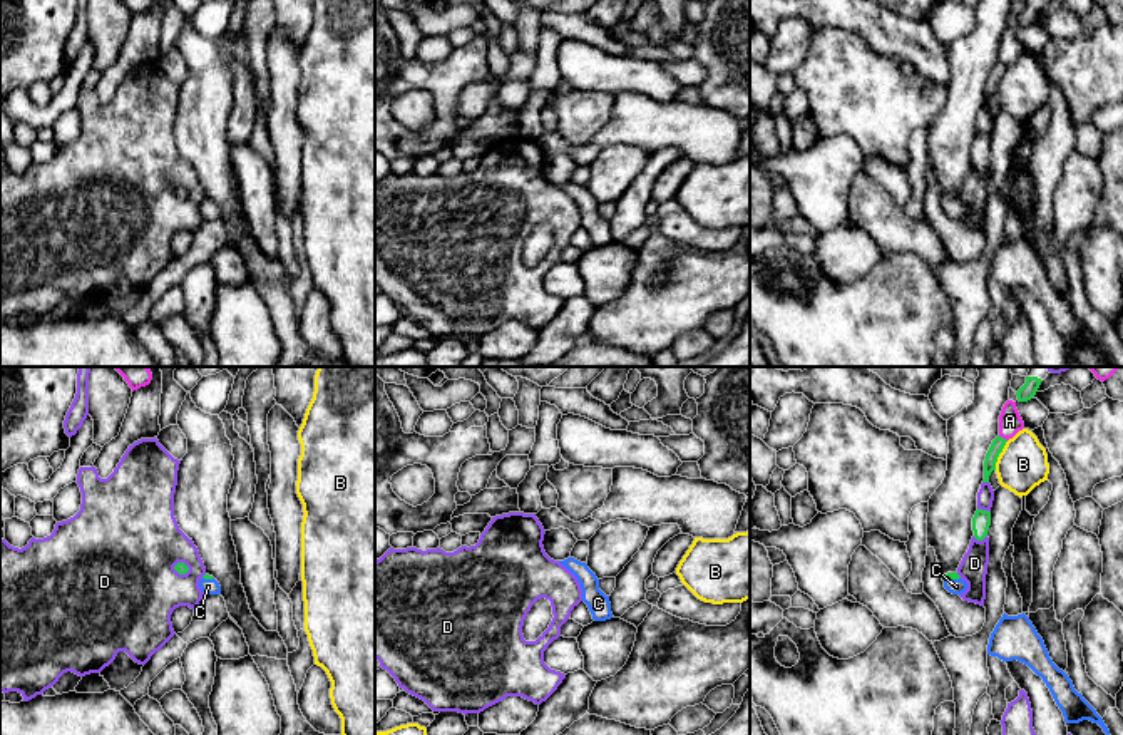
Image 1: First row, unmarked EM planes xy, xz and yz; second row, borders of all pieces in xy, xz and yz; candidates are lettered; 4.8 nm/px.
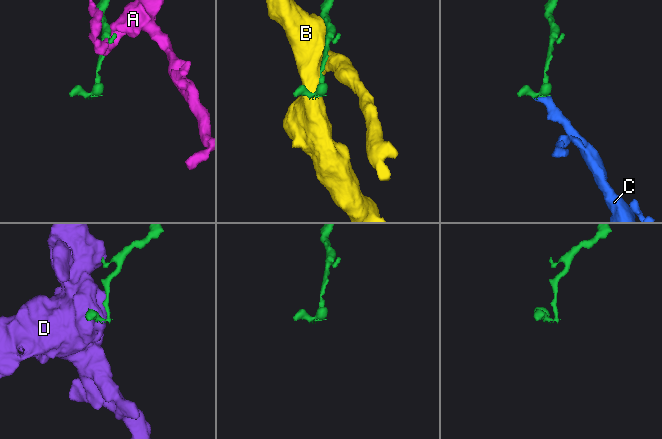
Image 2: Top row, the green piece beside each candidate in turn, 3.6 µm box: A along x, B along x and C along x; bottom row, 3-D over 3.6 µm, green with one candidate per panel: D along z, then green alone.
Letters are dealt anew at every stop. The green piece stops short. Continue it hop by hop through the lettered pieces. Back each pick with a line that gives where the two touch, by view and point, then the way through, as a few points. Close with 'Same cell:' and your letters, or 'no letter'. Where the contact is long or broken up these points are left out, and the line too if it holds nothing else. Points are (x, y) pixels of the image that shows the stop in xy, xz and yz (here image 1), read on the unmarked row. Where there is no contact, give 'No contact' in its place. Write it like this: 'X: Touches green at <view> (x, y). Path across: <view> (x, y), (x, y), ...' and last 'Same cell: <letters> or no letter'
C: Touches green at yz (951, 203). Path across: yz (949, 200), (951, 203), (956, 211)
Same cell: C

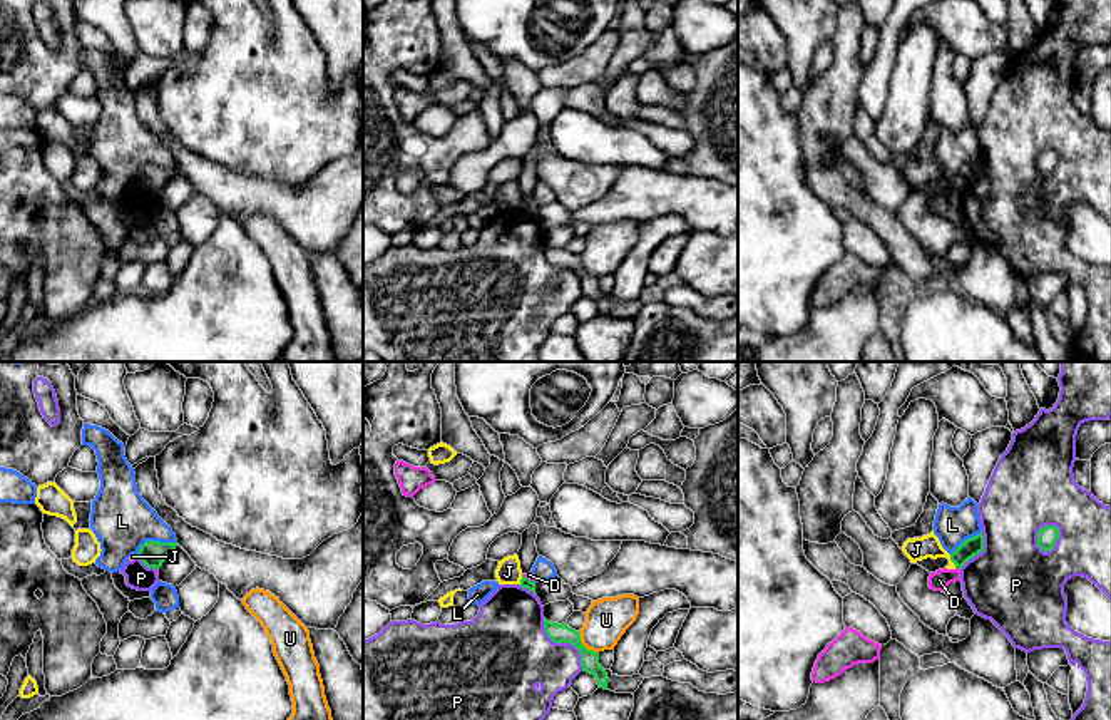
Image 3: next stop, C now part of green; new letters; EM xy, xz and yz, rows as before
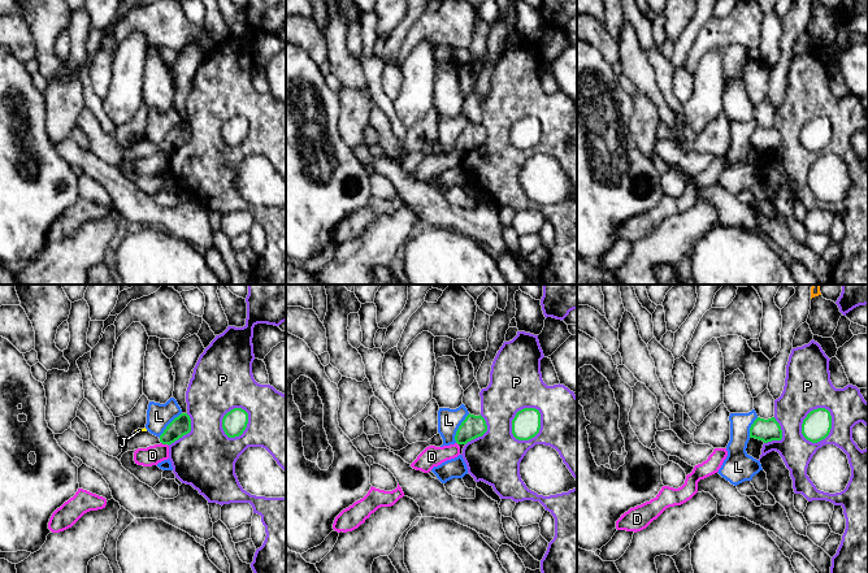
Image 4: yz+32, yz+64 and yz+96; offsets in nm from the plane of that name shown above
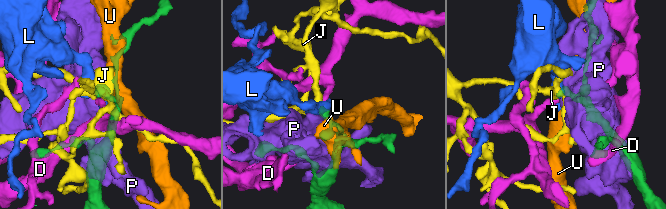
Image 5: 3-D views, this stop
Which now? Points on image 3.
Same cell: no letter

